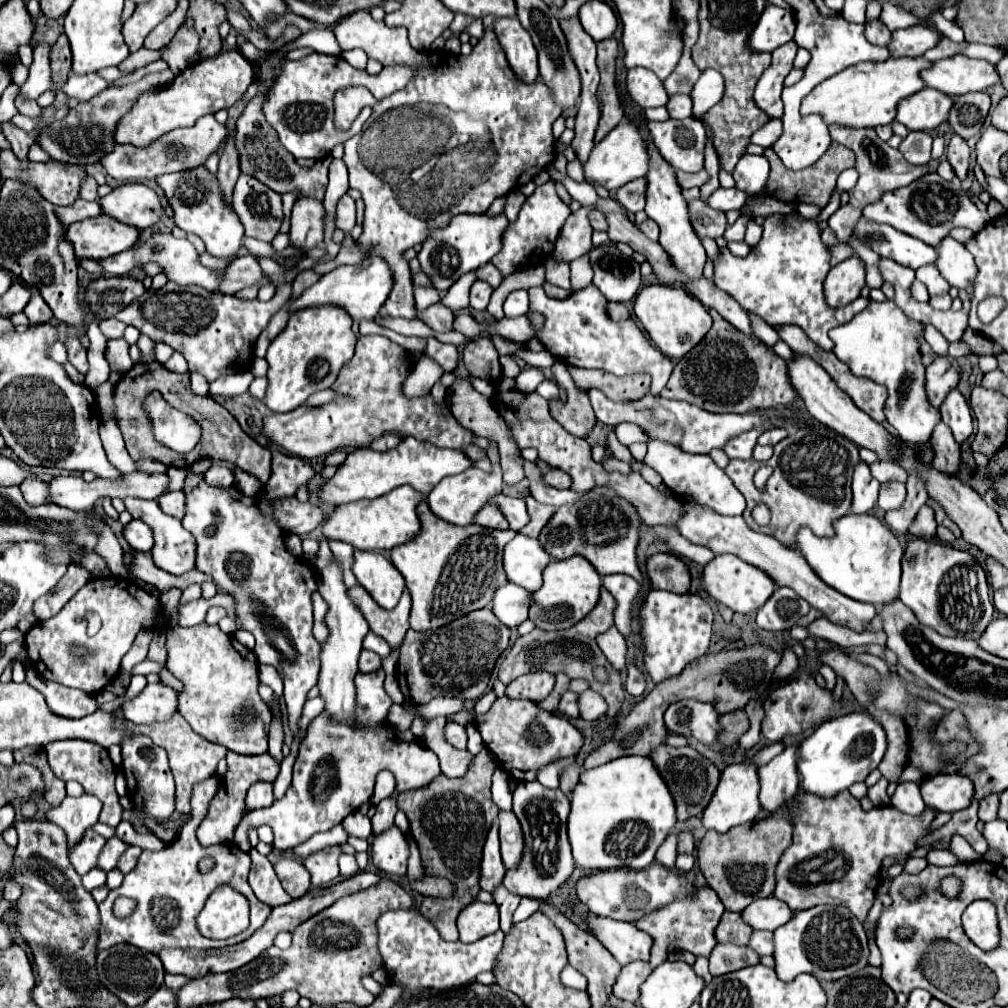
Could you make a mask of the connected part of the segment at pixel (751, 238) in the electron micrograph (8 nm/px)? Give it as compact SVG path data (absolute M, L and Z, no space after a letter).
M751 219L747 223L747 231L745 231L745 243L751 247L751 245L757 245L761 241L761 227Z

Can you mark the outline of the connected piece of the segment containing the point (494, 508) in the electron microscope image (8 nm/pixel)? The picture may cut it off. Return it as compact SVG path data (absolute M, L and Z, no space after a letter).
M487 503L477 513L477 517L473 519L473 523L483 525L483 527L489 527L489 529L509 529L509 523L505 521L505 515L501 513L499 505L493 505L493 503Z

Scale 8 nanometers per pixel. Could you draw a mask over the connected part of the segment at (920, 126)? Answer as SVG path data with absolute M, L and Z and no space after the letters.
M925 87L921 89L921 93L915 93L915 97L901 101L895 119L909 131L933 131L943 121L947 121L951 109L953 97Z

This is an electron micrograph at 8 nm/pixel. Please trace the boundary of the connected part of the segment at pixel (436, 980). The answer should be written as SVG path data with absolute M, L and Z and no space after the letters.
M419 909L387 911L377 919L379 953L389 981L401 983L407 995L419 995L421 991L451 991L475 981L479 973L495 973L499 969L499 957L503 949L503 933L487 935L473 945L461 941L443 941L433 921L421 915Z

